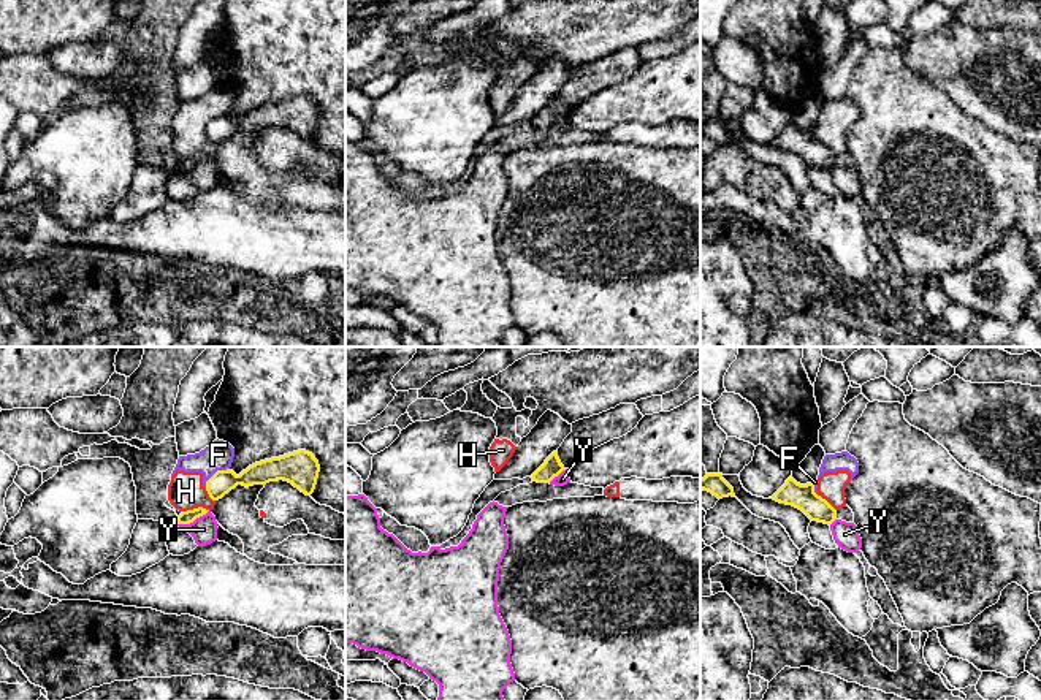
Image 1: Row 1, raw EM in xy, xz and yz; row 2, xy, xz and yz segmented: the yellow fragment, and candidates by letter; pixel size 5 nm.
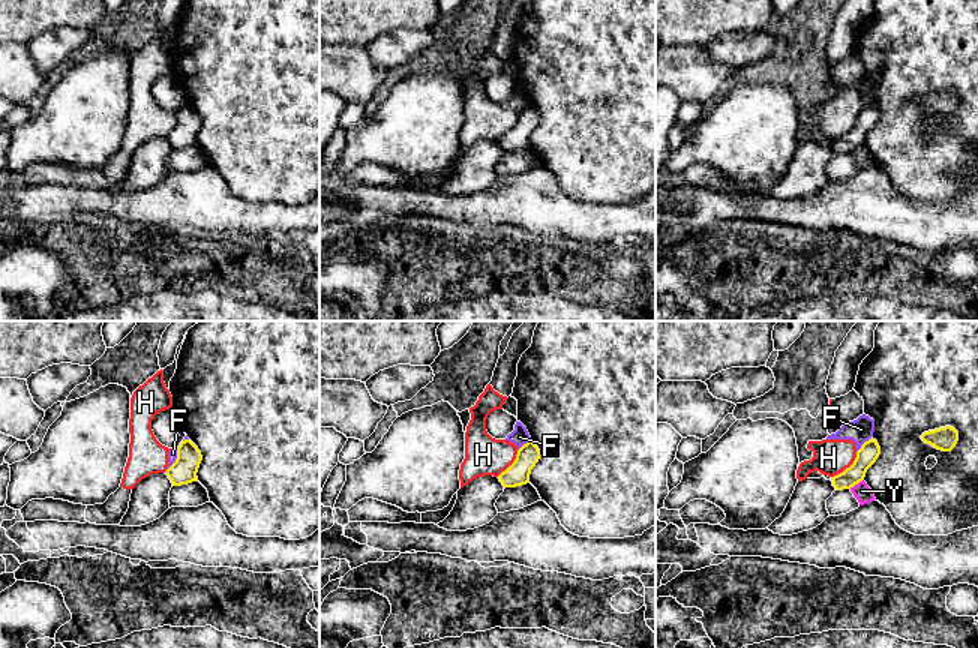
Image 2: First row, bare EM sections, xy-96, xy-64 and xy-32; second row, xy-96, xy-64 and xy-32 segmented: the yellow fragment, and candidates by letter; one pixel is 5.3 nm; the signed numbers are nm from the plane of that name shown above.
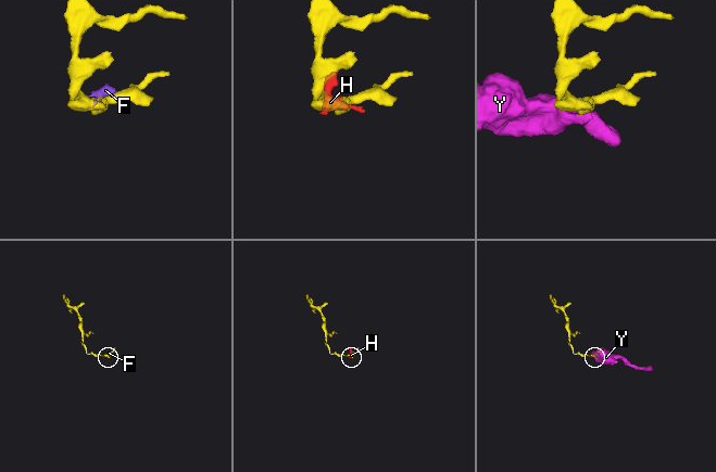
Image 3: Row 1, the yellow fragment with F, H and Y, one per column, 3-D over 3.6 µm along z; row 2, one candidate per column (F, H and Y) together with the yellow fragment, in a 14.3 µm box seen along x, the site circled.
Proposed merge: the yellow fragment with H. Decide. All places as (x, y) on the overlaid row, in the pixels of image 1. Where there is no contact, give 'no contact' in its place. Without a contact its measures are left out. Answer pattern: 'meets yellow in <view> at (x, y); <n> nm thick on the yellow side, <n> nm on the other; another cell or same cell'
meets yellow in xy at (195, 509); 70 nm thick on the yellow side, 190 nm on the other; another cell

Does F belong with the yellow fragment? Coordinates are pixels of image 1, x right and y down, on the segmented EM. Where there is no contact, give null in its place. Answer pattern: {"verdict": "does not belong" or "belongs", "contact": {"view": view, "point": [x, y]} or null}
{"verdict": "does not belong", "contact": {"view": "xy", "point": [214, 474]}}

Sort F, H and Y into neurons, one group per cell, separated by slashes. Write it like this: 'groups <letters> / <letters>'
groups F H / Y

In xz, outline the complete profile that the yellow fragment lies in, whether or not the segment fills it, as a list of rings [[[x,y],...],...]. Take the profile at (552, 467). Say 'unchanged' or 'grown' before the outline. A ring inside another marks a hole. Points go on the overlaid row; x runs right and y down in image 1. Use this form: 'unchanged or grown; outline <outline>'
unchanged; outline [[[558,450],[553,451],[545,462],[531,475],[532,481],[537,483],[550,483],[555,477],[558,477],[564,469],[558,458]]]

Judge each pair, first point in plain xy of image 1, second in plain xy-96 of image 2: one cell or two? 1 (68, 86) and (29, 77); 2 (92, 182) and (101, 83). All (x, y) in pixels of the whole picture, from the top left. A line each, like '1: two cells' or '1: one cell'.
1: one cell
2: one cell

